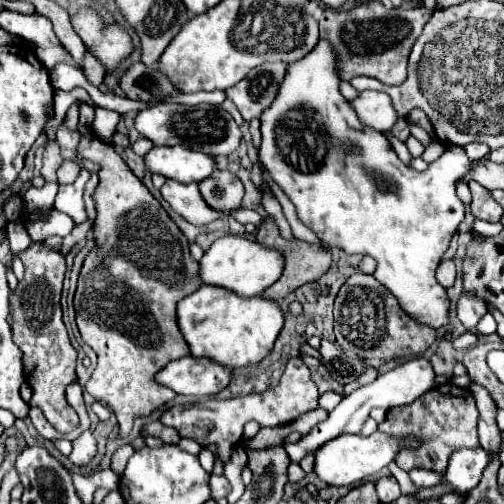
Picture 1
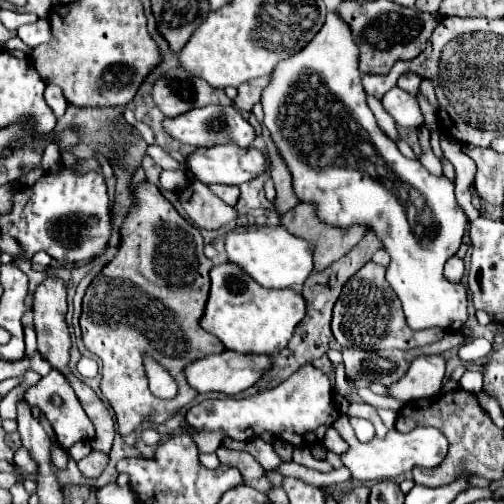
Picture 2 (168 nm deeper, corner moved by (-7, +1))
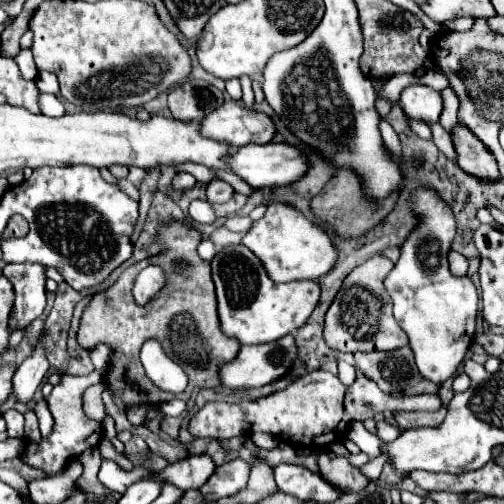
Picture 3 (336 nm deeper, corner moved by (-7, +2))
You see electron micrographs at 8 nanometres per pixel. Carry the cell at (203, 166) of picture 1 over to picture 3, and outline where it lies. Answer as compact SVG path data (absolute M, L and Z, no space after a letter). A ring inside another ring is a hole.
M246 144L236 152L228 152L224 156L224 164L246 184L254 188L278 188L296 182L306 172L306 158L300 154L298 148L290 144Z

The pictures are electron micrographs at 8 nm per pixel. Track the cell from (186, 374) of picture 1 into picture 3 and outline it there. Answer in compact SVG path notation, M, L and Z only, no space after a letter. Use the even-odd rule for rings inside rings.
M284 336L282 340L270 342L270 344L258 344L258 346L240 346L240 352L236 358L228 364L222 364L218 378L222 386L240 390L240 388L254 388L254 386L264 386L268 382L278 380L284 376L292 362L296 358L296 346L294 346L294 336Z

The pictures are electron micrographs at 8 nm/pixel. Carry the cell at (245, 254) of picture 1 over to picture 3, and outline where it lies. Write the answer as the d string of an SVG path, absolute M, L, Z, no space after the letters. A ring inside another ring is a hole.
M270 204L266 214L254 222L254 226L244 234L242 244L250 248L256 258L264 264L270 280L292 282L292 280L316 280L324 276L336 262L336 250L332 246L326 230L304 218L300 212L286 204Z

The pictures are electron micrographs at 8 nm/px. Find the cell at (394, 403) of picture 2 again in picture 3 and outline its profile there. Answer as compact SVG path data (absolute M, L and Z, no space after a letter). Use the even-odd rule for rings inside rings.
M340 361L338 362L338 377L343 384L348 386L356 379L356 370L350 364Z

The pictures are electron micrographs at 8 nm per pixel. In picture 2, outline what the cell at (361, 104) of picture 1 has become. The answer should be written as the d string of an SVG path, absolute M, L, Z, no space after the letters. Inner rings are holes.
M394 87L384 95L382 103L388 109L388 113L394 117L394 121L402 127L420 127L424 123L418 99L408 91Z

